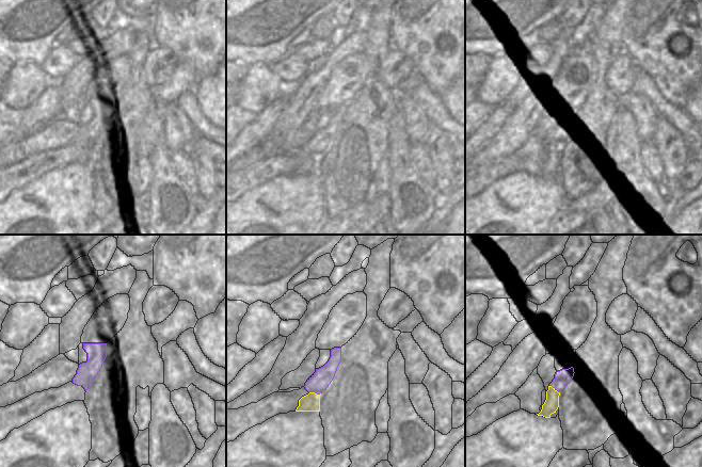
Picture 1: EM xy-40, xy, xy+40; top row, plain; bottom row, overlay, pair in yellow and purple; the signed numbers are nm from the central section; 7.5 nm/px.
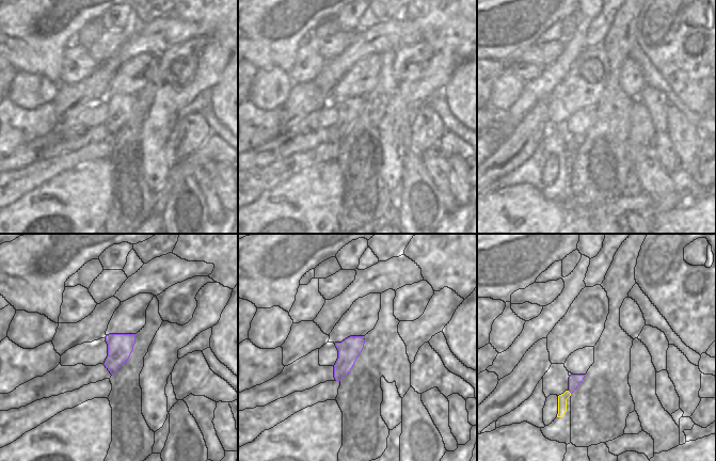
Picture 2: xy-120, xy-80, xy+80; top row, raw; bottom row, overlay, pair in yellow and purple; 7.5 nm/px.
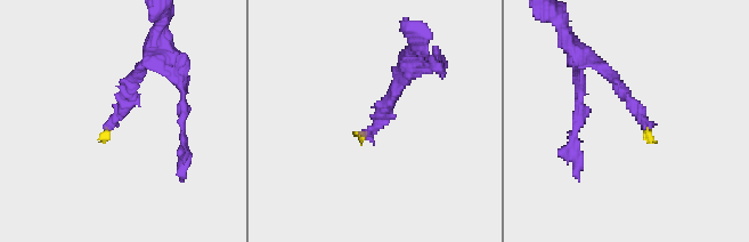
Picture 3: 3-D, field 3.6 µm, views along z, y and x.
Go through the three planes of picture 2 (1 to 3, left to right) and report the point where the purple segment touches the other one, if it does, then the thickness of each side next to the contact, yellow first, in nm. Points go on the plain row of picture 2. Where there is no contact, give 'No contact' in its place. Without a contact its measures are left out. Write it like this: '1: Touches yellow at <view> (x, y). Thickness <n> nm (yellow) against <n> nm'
1: No contact
2: No contact
3: Touches yellow at xy+80 (569, 153). Thickness 70 nm (yellow) against 90 nm.

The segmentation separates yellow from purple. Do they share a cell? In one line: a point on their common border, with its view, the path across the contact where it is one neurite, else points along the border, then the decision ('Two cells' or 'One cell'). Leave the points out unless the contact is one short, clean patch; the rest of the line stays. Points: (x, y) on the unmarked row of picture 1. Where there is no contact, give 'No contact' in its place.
Touches yellow at xy+40 (554, 149). Boundary: xy+40 (549, 146), (560, 154). Two cells.

